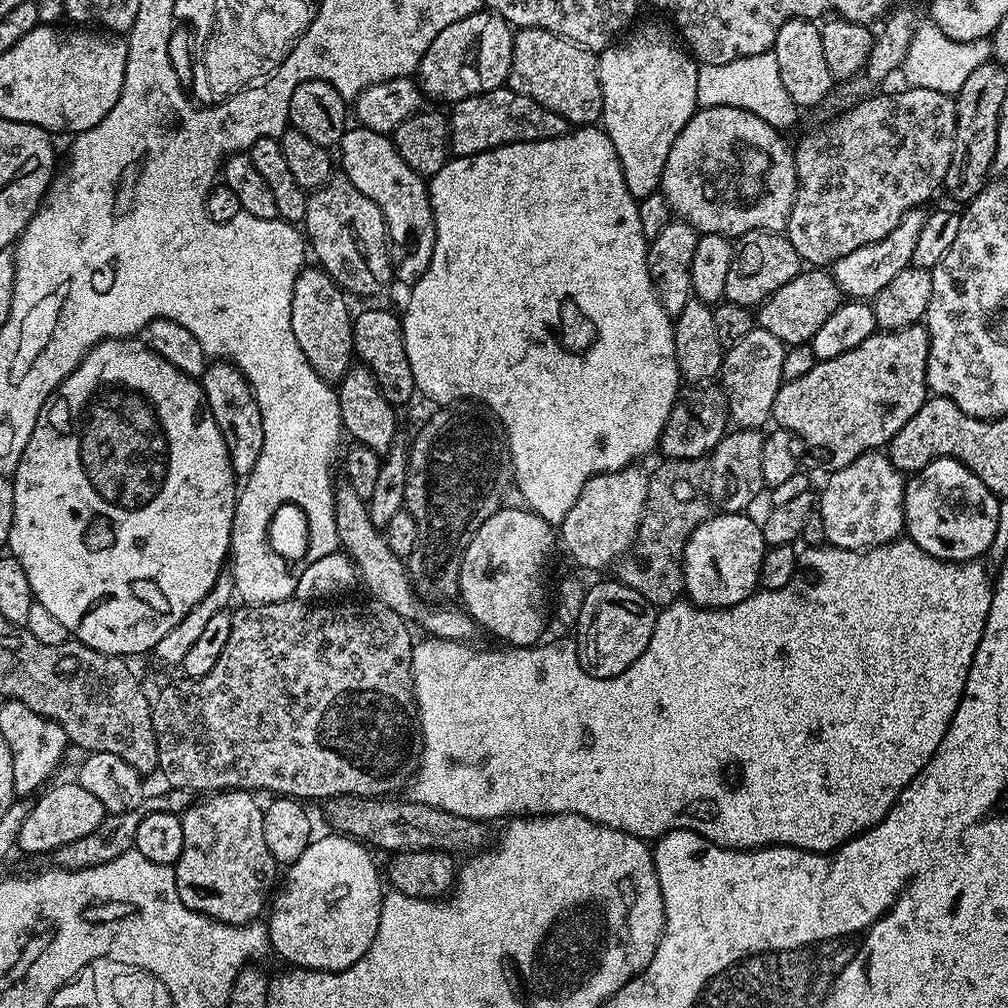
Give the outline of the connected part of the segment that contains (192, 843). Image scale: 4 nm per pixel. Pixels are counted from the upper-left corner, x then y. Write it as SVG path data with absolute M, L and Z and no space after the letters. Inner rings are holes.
M225 790L209 795L201 802L193 803L191 808L185 810L180 816L182 822L182 838L184 845L182 846L182 854L177 858L174 865L176 870L176 889L178 890L178 898L182 898L182 902L192 912L200 912L203 916L208 916L211 920L217 920L223 924L250 924L257 919L256 916L260 911L262 913L269 907L270 897L274 892L272 883L276 880L276 871L278 865L274 857L270 854L270 850L266 847L266 837L262 832L262 818L264 817L264 808L255 800L253 793L248 790Z

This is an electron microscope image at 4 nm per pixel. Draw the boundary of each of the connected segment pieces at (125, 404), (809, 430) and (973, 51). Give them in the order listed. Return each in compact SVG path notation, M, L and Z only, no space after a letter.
M140 338L104 340L100 344L95 344L84 355L82 363L61 382L58 389L59 396L60 416L48 416L53 407L51 403L42 406L42 410L38 414L38 422L34 426L34 434L30 434L28 448L22 450L22 458L18 462L14 475L11 477L12 485L14 486L14 526L10 530L7 551L14 558L18 558L18 562L22 562L22 570L26 570L26 578L30 578L30 590L35 603L46 606L46 610L50 610L50 614L54 614L54 618L58 618L58 622L62 622L62 626L66 626L69 637L75 638L79 643L85 644L88 648L98 650L106 656L133 658L132 656L140 656L143 652L151 653L155 649L156 644L162 642L162 634L174 630L174 626L178 626L178 622L182 622L182 618L186 618L186 614L190 614L190 610L194 610L194 606L198 606L198 602L202 602L202 598L206 598L206 594L210 594L210 586L214 586L218 574L225 571L226 564L224 564L224 559L227 556L229 559L230 549L234 544L234 521L236 519L236 501L238 499L236 483L238 483L238 477L230 466L230 454L226 450L226 442L222 438L222 430L218 426L218 422L214 422L214 414L208 409L208 399L204 397L203 383L199 379L182 374L182 370L172 368L170 362L166 362L166 358L162 358L158 353L152 351L147 343Z
M923 323L911 324L893 332L877 330L873 336L866 338L866 342L862 342L862 346L846 350L846 354L838 354L838 358L819 361L814 370L802 374L802 378L784 381L778 390L778 398L774 398L772 420L792 433L799 443L801 440L809 444L814 455L828 460L829 473L837 472L842 466L850 466L850 462L863 452L883 449L894 434L898 434L898 430L902 430L902 426L918 414L930 395L926 378L929 350L928 329Z
M931 22L917 23L914 34L910 38L910 46L906 50L906 58L902 65L905 85L922 90L938 90L942 94L955 97L962 90L966 78L978 66L992 60L992 45L988 40L971 40L958 42L942 34L942 30Z

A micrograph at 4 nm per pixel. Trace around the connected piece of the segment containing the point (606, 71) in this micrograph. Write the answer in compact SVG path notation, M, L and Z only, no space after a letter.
M644 24L633 36L627 36L604 49L596 69L602 86L602 127L610 142L614 142L614 150L618 150L622 174L627 182L626 190L630 190L632 199L638 202L661 191L667 155L670 154L679 132L694 113L698 74L694 70L694 60L687 47L675 35L672 37L662 25Z

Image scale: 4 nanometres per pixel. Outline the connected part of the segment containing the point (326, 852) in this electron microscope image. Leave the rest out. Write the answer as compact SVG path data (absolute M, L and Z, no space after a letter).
M330 832L330 835L322 838L317 837L308 844L306 850L302 852L302 857L298 858L298 861L289 865L287 869L287 876L282 889L277 889L273 900L271 901L268 915L270 914L270 920L266 922L266 927L269 936L269 945L275 952L282 958L286 963L293 967L318 969L321 972L341 972L344 969L348 969L354 964L362 955L366 954L373 944L374 935L378 932L378 925L381 921L382 906L384 905L385 891L382 890L384 887L384 880L380 871L369 853L371 852L361 841L355 840L352 837L337 832Z

